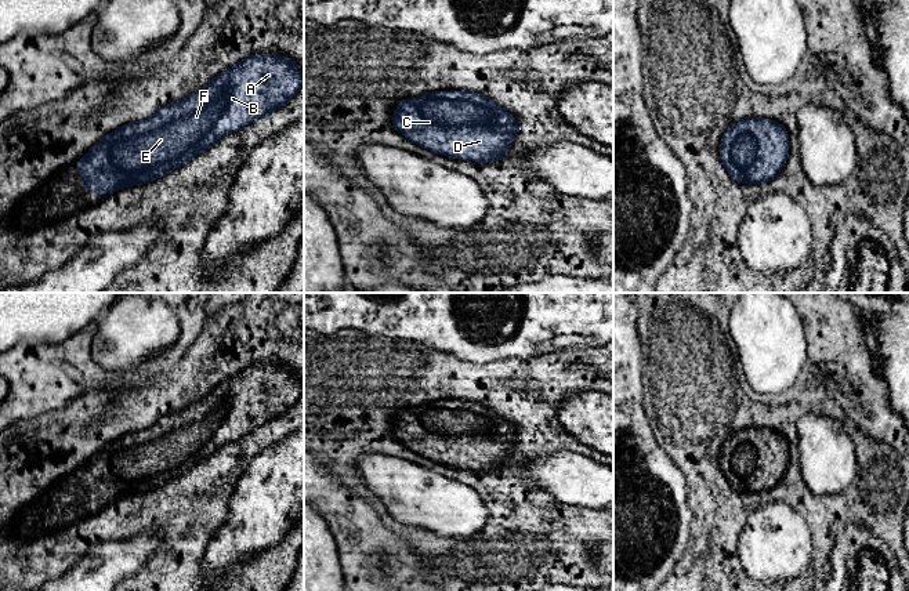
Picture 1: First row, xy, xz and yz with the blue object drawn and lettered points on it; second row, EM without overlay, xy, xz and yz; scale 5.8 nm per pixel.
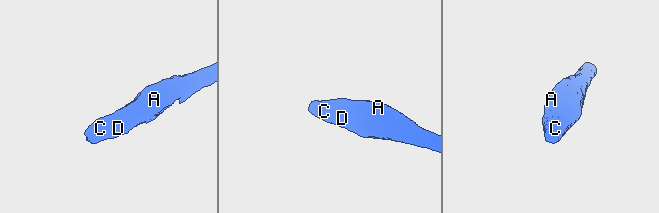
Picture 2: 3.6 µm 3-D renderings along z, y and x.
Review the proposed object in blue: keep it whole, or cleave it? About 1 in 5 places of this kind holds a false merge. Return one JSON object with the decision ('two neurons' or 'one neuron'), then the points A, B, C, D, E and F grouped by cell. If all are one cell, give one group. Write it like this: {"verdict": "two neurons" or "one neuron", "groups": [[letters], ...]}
{"verdict": "one neuron", "groups": [["A", "B", "C", "D", "E", "F"]]}

